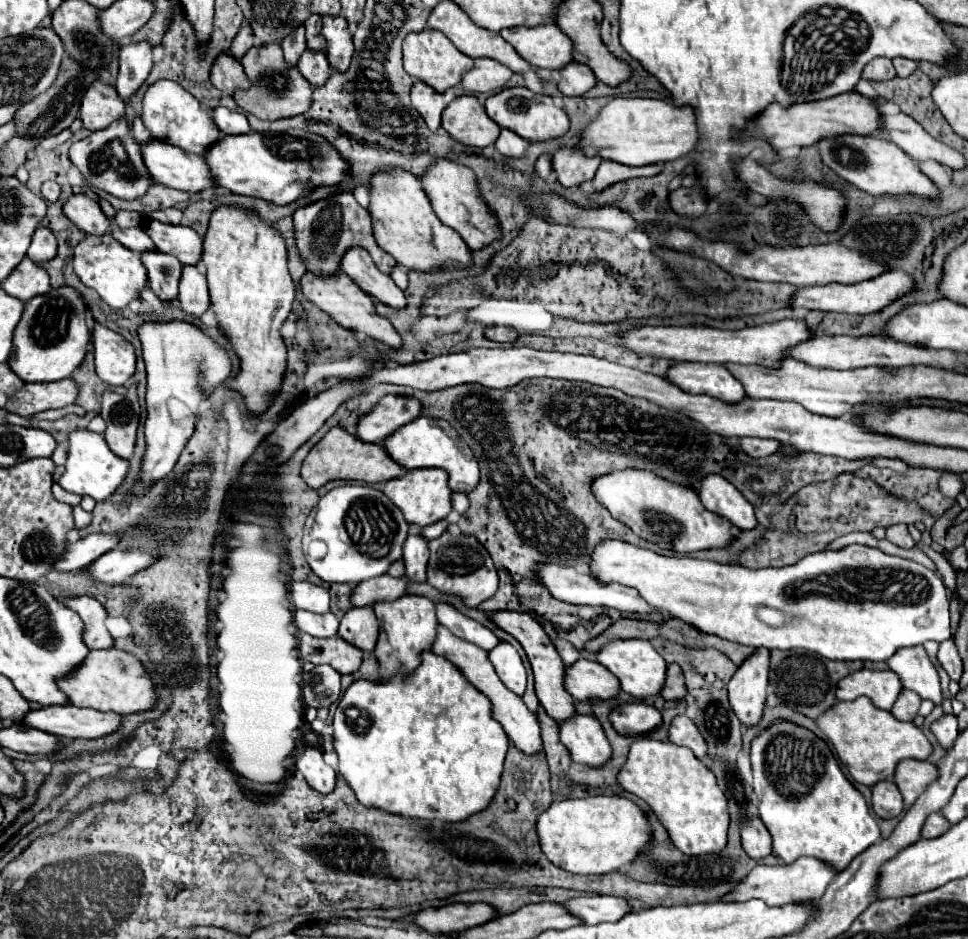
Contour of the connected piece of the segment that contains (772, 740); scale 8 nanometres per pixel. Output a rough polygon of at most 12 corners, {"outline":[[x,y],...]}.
{"outline":[[815,733],[751,745],[759,817],[783,863],[843,871],[881,839]]}

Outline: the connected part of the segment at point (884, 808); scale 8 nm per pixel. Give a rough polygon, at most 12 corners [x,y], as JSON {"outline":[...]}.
{"outline":[[893,781],[873,785],[871,807],[883,819],[903,811]]}

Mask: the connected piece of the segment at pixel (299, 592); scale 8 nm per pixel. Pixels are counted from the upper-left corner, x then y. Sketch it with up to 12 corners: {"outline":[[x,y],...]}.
{"outline":[[293,581],[289,595],[297,609],[329,611],[329,591]]}

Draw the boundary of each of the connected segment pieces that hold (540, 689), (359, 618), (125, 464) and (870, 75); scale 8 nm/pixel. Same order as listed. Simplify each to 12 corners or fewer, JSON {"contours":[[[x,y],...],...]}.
{"contours":[[[527,613],[489,619],[525,649],[547,715],[575,715],[565,665],[541,623]],[[371,607],[349,609],[339,637],[371,653],[379,623]],[[73,429],[59,485],[107,499],[129,461],[103,435]],[[877,57],[863,69],[867,81],[895,77],[891,59]]]}

